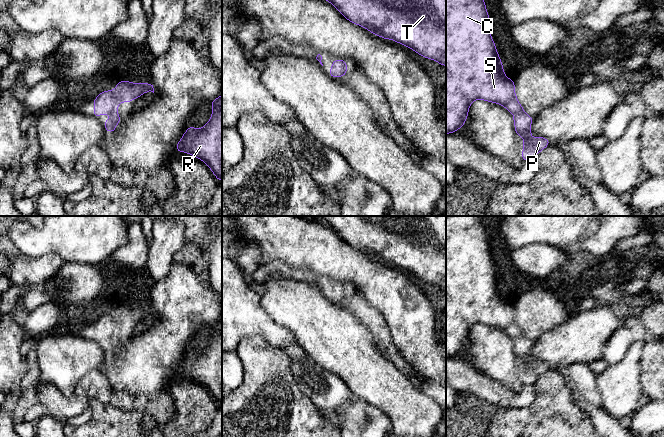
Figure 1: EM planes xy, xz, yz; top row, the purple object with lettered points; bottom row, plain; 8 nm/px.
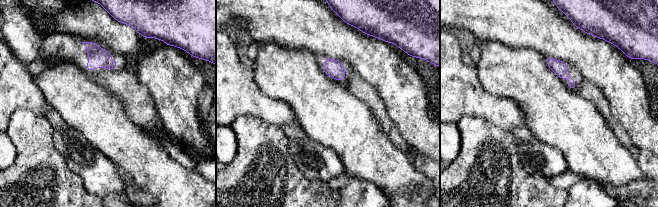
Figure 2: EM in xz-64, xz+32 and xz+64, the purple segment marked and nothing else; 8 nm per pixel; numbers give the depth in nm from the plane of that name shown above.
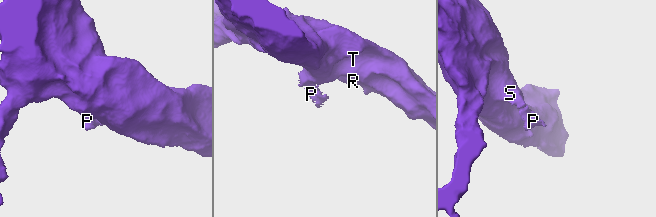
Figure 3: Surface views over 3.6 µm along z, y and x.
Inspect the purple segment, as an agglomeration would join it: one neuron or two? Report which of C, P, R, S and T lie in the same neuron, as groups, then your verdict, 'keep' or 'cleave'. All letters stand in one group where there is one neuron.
C P R S T; keep

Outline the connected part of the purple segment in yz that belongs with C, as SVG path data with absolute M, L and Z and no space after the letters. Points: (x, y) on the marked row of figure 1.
M446 0L446 134L454 133L466 122L469 107L474 100L481 99L501 104L513 113L515 132L524 139L521 157L524 161L534 160L536 155L549 146L549 139L540 136L530 140L531 123L534 118L524 112L517 100L513 79L505 76L500 55L491 37L489 14L484 0Z

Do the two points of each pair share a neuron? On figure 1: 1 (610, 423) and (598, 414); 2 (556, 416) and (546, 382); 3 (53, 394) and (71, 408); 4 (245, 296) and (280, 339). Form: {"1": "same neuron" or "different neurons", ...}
{"1": "same neuron", "2": "same neuron", "3": "same neuron", "4": "same neuron"}

